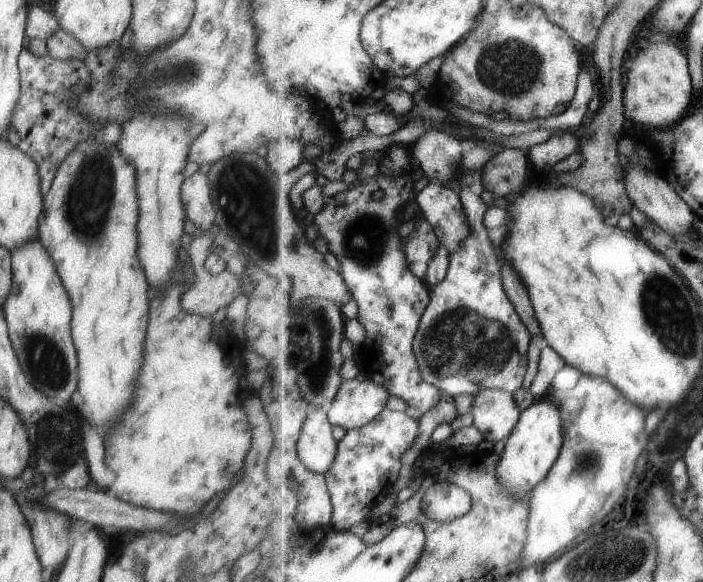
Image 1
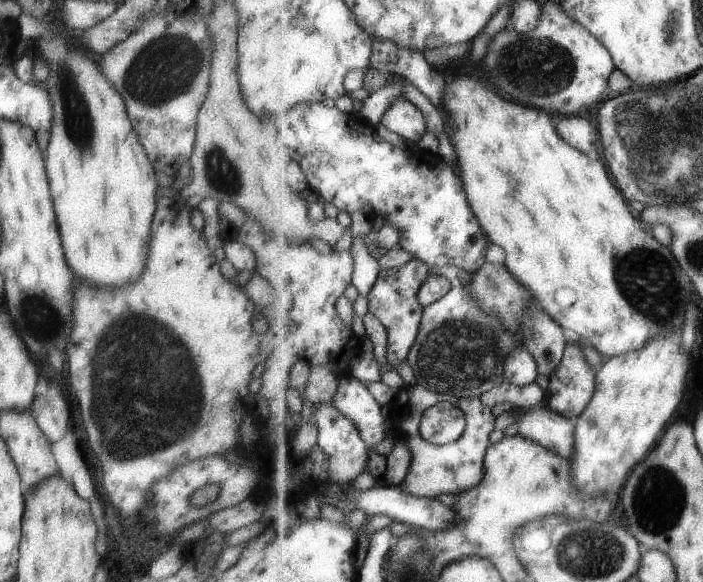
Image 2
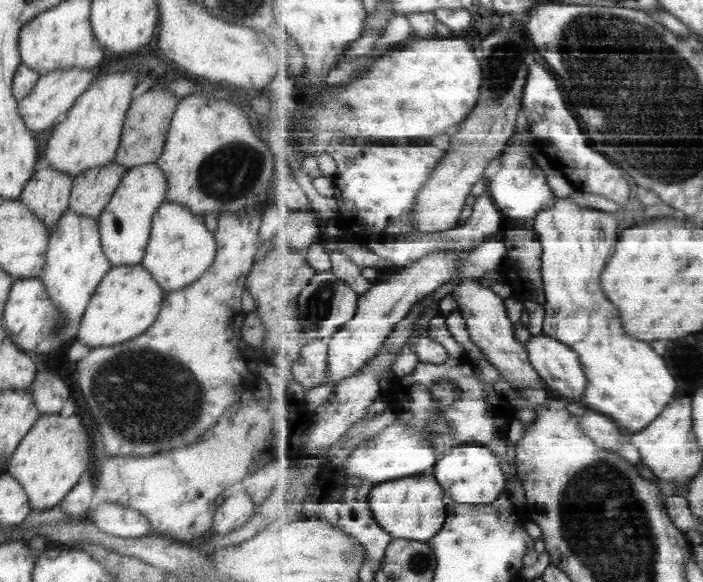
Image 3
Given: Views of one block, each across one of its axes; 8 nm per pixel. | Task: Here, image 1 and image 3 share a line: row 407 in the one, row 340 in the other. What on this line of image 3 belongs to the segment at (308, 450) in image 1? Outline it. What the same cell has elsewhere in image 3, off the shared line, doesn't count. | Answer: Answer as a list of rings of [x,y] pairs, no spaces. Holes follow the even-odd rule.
[[[313,340],[309,344],[305,345],[305,348],[301,351],[301,358],[296,360],[293,365],[293,374],[296,381],[303,385],[306,390],[317,388],[317,386],[323,385],[329,378],[329,340]]]

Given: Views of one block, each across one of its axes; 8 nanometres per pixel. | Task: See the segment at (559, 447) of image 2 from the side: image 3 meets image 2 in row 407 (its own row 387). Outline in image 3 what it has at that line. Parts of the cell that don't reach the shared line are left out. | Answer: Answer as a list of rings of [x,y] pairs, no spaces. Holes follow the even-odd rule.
[[[469,277],[461,279],[452,295],[458,305],[456,310],[463,312],[473,342],[481,347],[487,359],[501,371],[501,375],[509,384],[525,388],[549,387],[531,364],[528,348],[517,340],[515,325],[509,317],[505,298],[499,295],[498,288],[479,283],[477,277]]]

